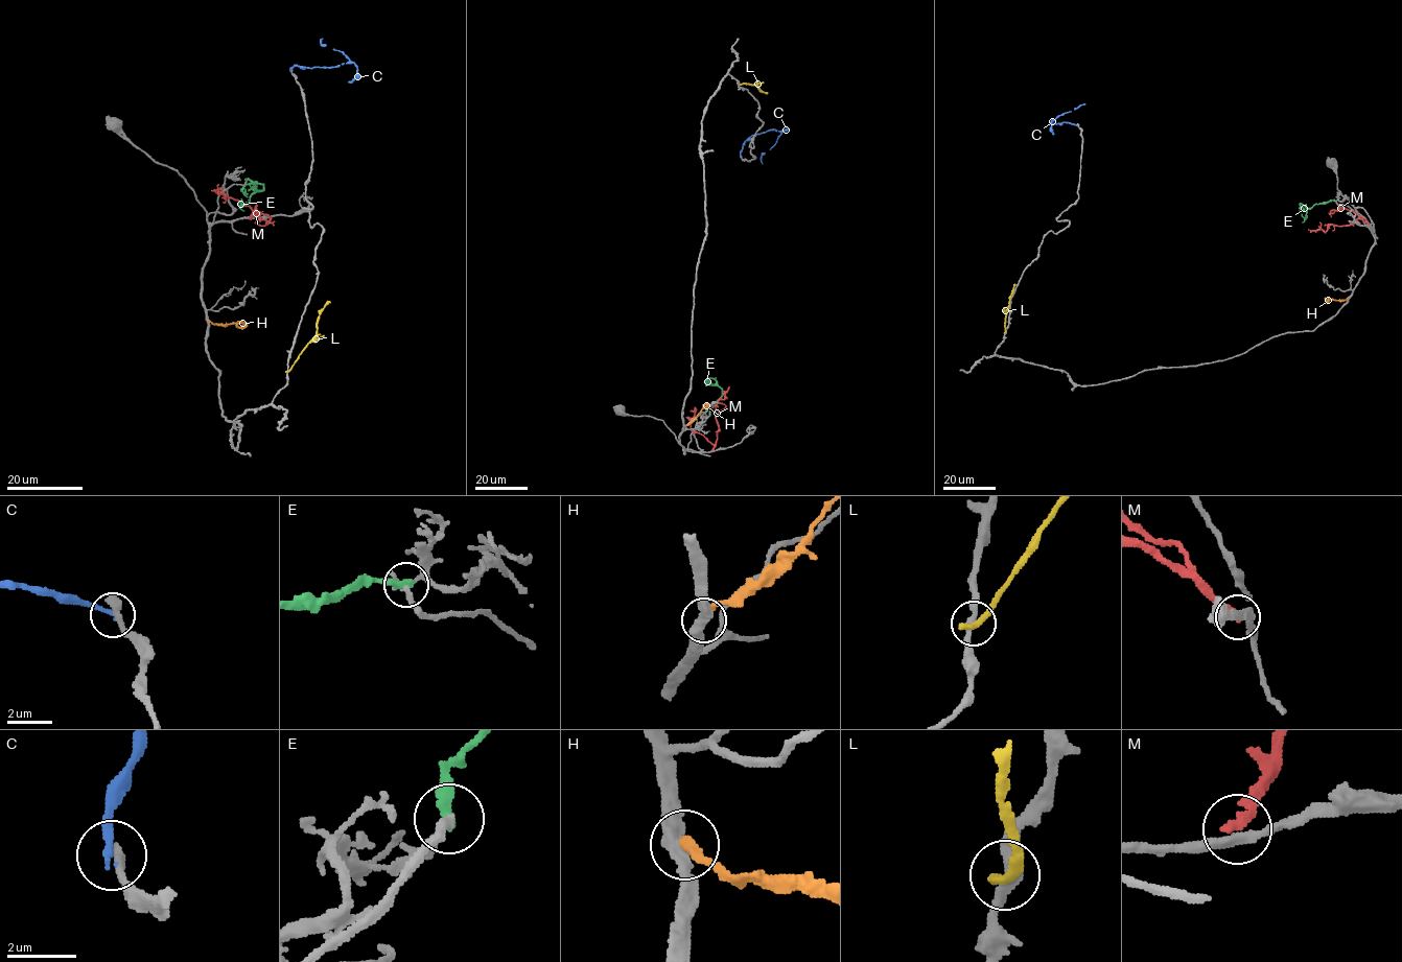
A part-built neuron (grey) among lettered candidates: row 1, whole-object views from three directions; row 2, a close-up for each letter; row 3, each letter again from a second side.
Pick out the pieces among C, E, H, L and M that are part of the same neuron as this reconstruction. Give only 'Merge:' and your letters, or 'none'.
Merge: none

